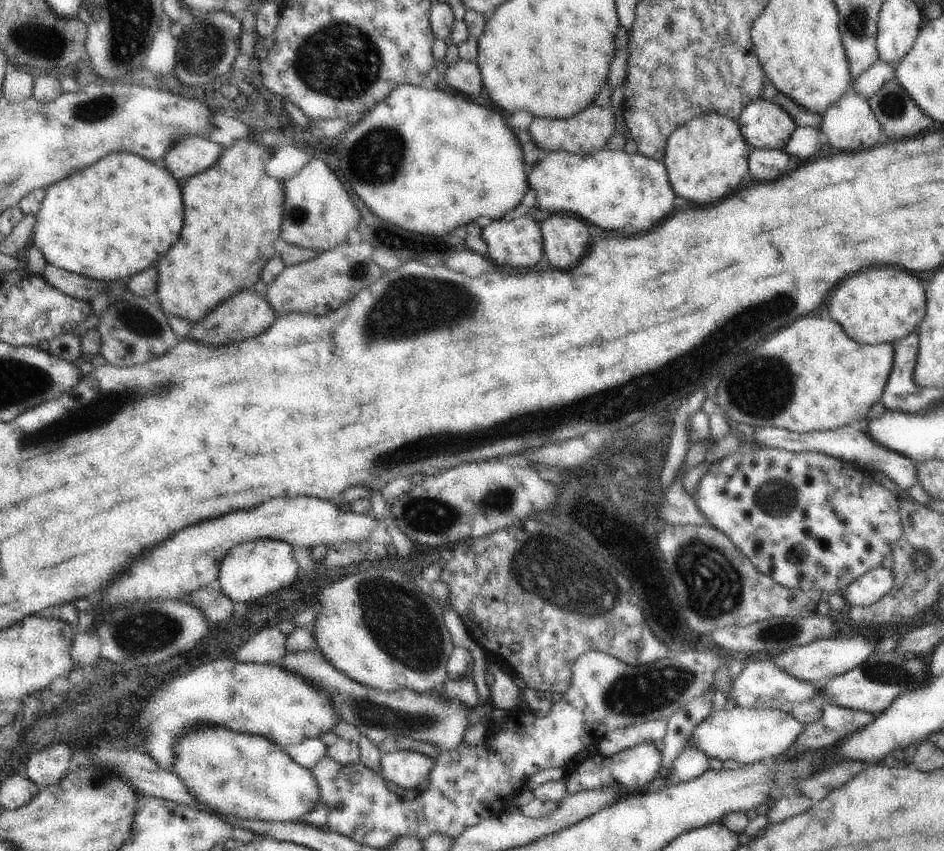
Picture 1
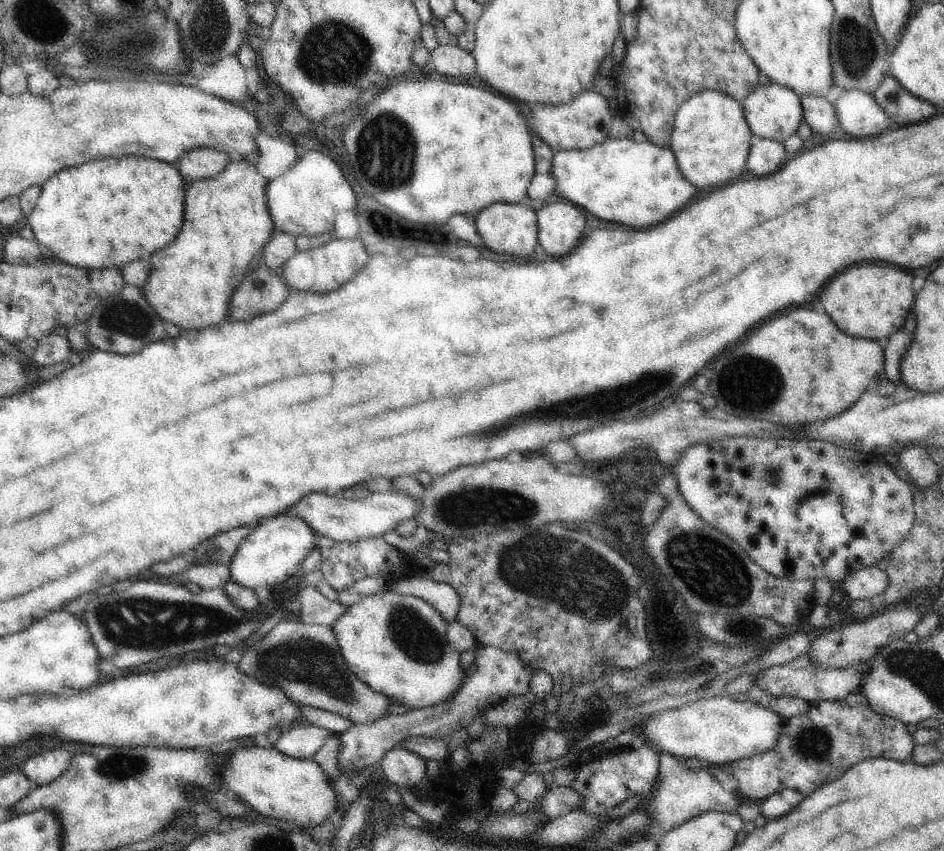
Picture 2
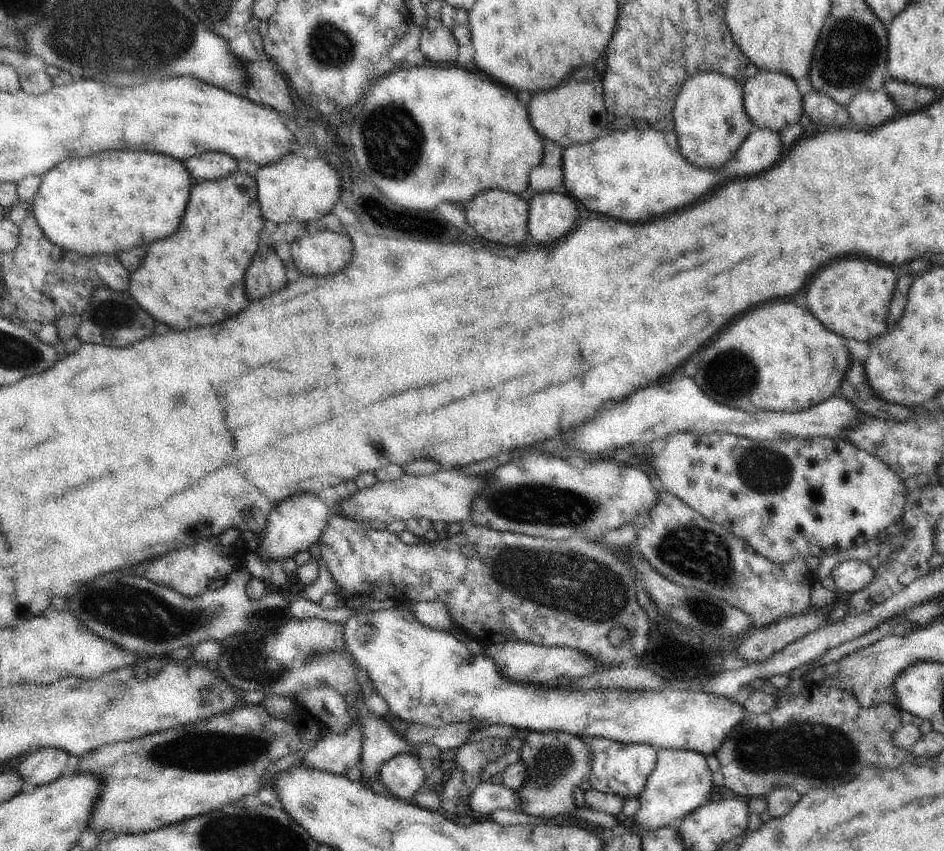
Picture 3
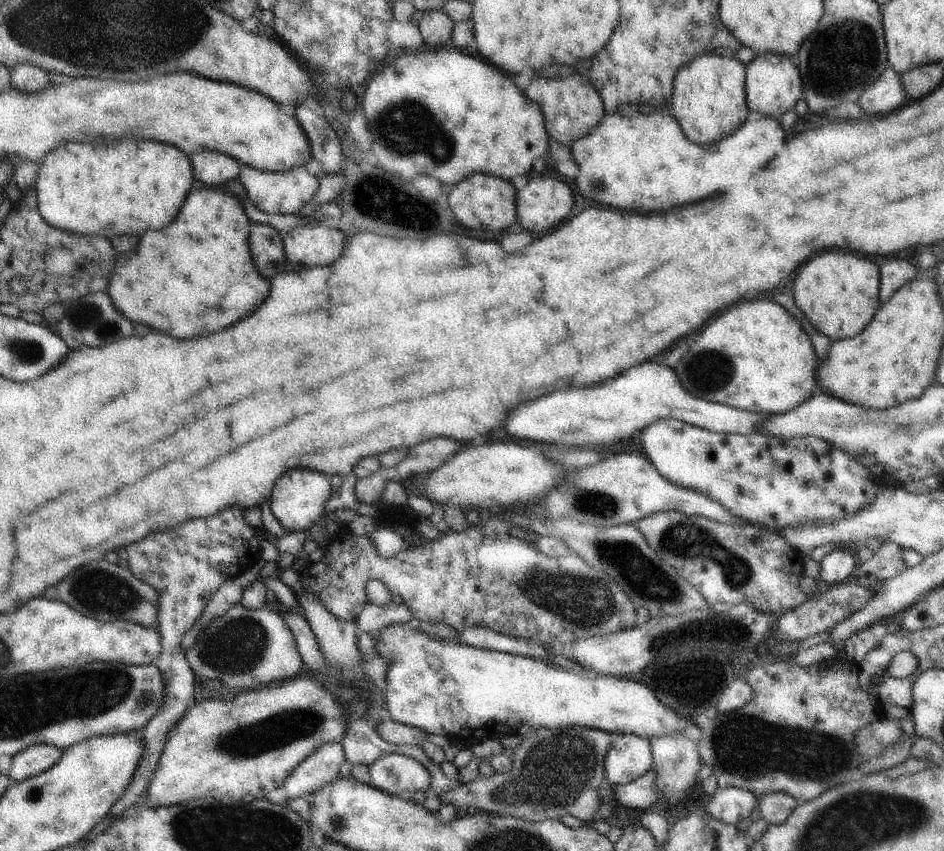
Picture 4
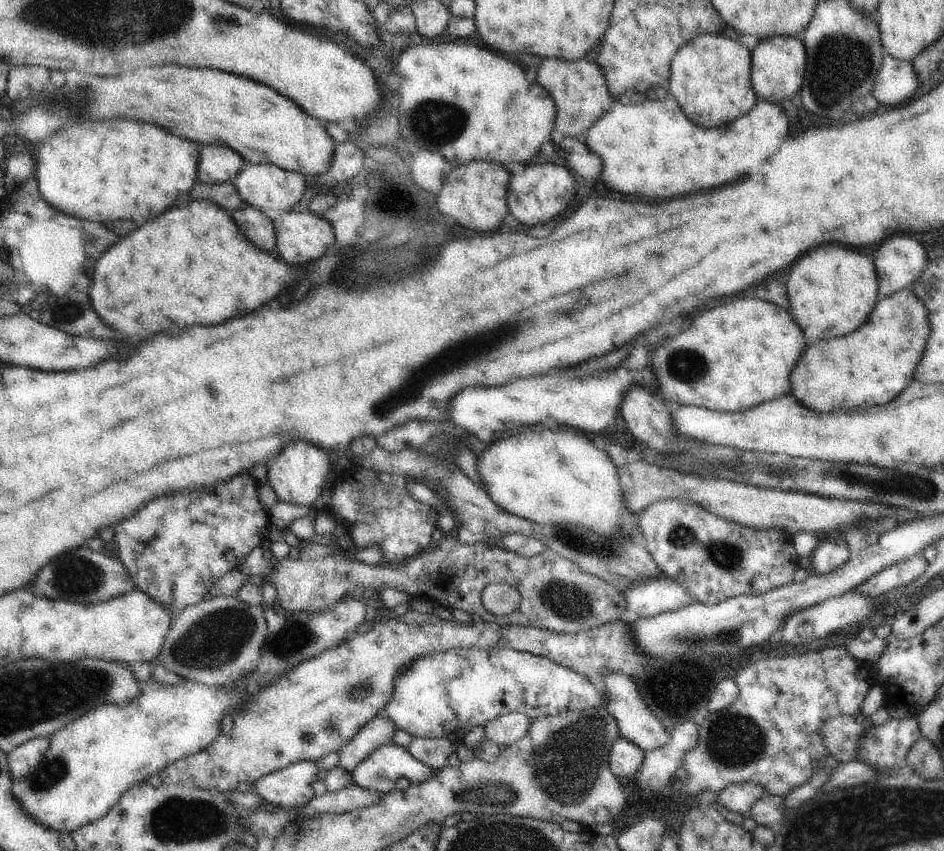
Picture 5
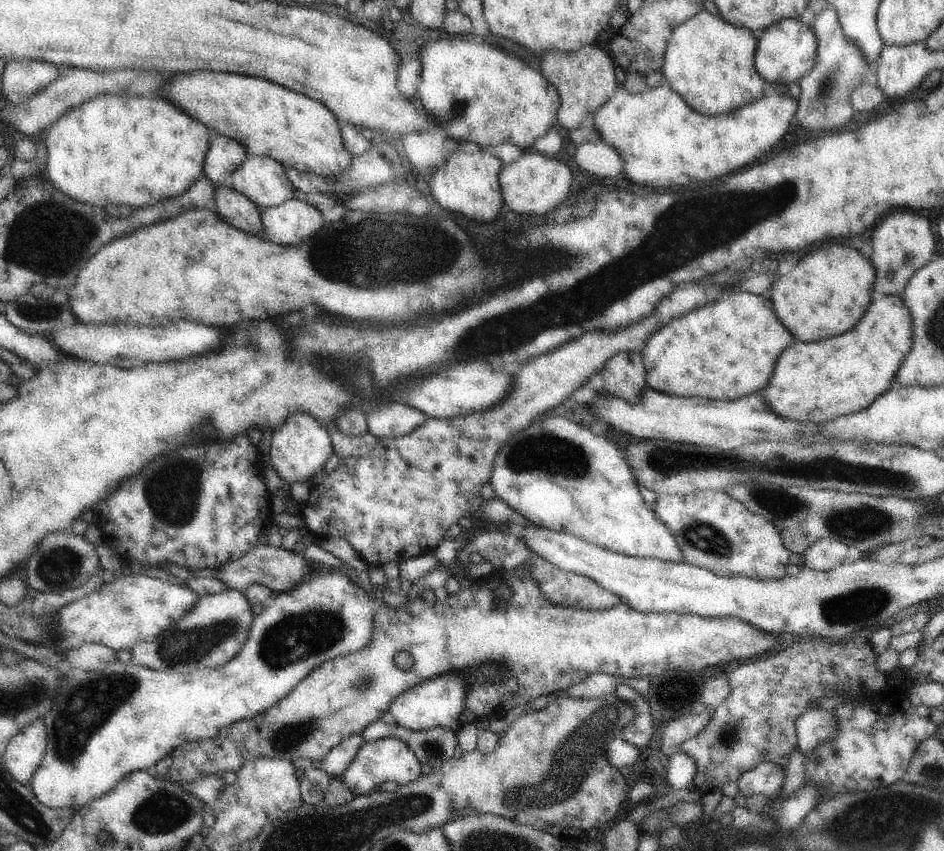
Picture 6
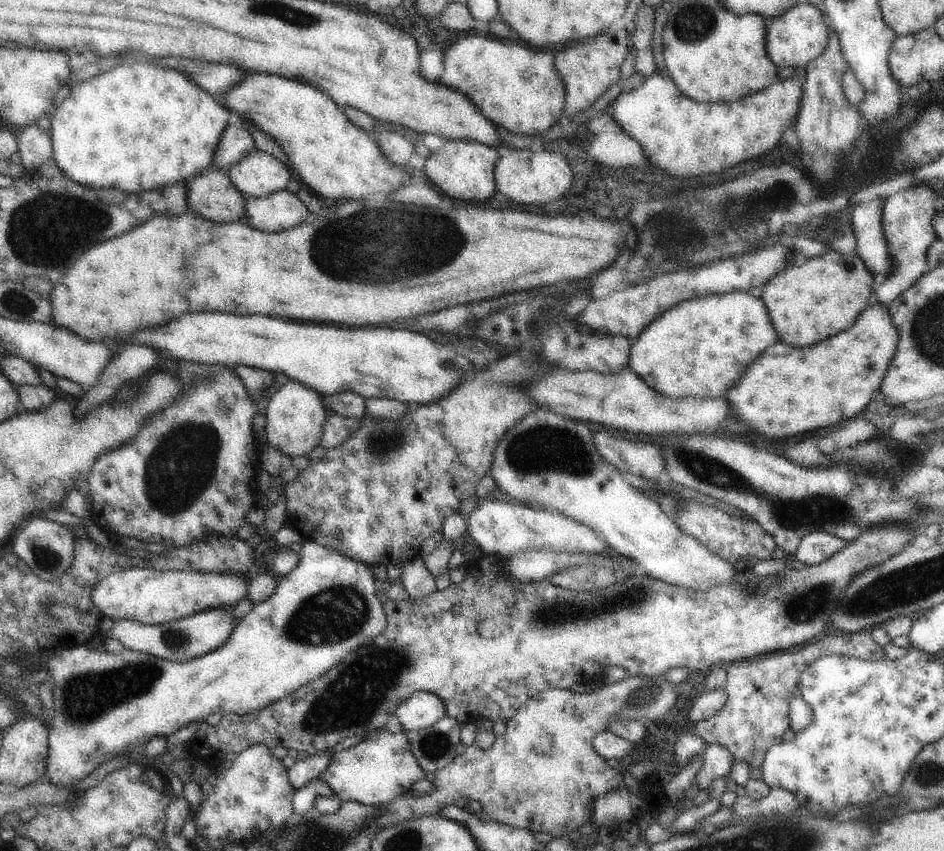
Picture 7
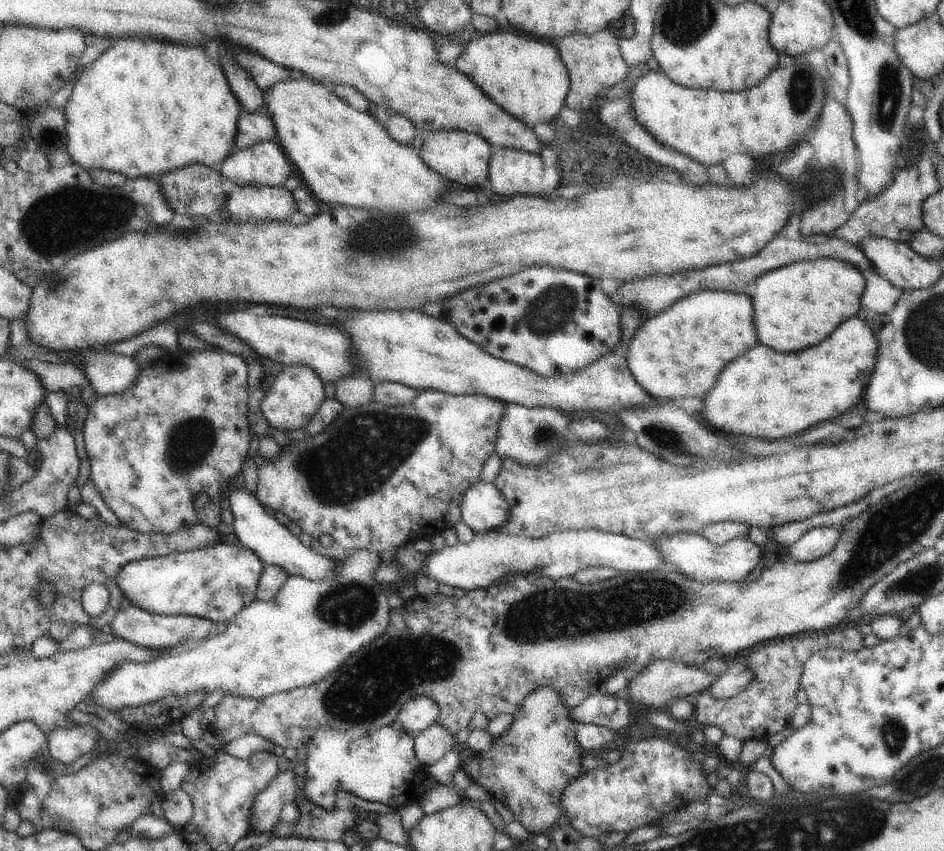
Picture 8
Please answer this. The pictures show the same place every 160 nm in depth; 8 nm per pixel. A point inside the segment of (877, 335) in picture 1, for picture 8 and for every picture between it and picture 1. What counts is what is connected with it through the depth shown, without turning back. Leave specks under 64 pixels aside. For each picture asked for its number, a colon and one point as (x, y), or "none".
2: (873, 302)
3: (851, 297)
4: (839, 294)
5: (832, 290)
6: (829, 290)
7: (809, 303)
8: (797, 306)

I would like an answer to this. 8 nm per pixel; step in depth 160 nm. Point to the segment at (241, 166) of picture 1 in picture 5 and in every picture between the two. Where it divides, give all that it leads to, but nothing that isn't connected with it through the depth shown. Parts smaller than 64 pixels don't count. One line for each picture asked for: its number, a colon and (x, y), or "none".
2: (227, 223)
3: (198, 273)
4: (193, 279)
5: (192, 265)

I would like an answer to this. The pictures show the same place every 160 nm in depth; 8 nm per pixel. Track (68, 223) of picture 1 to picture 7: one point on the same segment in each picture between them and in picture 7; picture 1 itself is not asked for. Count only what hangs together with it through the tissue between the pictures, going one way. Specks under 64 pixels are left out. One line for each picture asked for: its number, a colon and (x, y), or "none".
2: (104, 214)
3: (110, 203)
4: (135, 186)
5: (110, 170)
6: (113, 149)
7: (138, 128)

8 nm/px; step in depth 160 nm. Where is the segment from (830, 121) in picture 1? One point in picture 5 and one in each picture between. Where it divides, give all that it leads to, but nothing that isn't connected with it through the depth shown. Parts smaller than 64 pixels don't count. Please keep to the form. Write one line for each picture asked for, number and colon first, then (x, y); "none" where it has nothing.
2: (860, 115)
3: (867, 108)
4: (885, 95)
5: (896, 82)

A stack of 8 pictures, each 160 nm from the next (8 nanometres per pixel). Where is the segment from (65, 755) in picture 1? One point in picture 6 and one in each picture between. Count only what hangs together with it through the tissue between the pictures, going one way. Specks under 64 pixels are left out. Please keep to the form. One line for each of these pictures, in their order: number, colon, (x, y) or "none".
2: (44, 768)
3: (45, 765)
4: (36, 759)
5: (23, 760)
6: (24, 753)

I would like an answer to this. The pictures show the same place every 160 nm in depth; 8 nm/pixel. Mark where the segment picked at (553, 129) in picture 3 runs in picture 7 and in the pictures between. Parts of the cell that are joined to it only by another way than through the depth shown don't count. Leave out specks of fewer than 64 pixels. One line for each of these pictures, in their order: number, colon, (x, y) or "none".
4: (572, 108)
5: (580, 92)
6: (585, 80)
7: (588, 70)

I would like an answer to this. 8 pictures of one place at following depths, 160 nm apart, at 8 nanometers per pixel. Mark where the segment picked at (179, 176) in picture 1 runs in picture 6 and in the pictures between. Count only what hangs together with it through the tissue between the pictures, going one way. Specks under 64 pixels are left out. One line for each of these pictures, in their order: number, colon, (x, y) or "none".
2: (204, 163)
3: (209, 166)
4: (213, 168)
5: (217, 164)
6: (224, 156)

